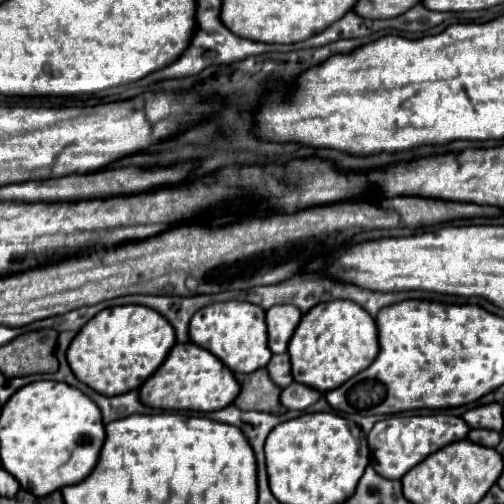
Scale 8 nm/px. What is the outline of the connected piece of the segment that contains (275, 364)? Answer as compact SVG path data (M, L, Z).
M283 353L283 355L273 355L273 359L269 361L269 367L267 367L271 379L279 385L279 387L287 387L293 383L293 375L291 375L291 363L289 363L289 355Z

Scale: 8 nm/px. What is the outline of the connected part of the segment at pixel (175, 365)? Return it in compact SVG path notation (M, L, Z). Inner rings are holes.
M177 343L163 365L139 389L141 401L155 409L165 411L217 411L227 407L239 395L235 375L215 355L195 343Z

